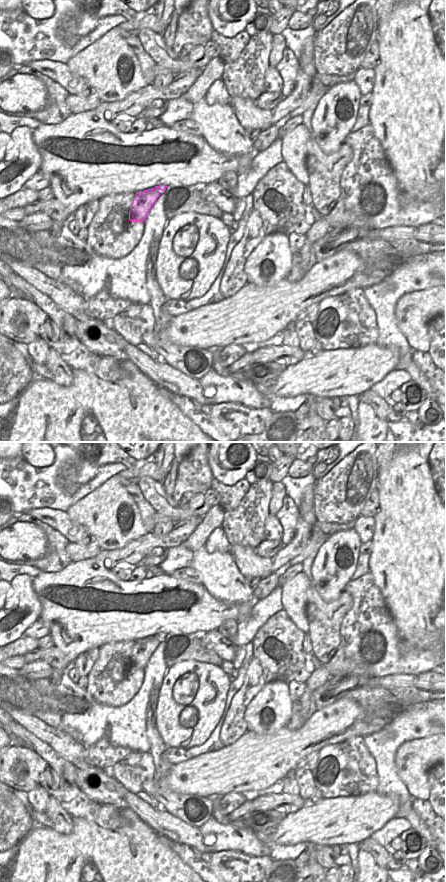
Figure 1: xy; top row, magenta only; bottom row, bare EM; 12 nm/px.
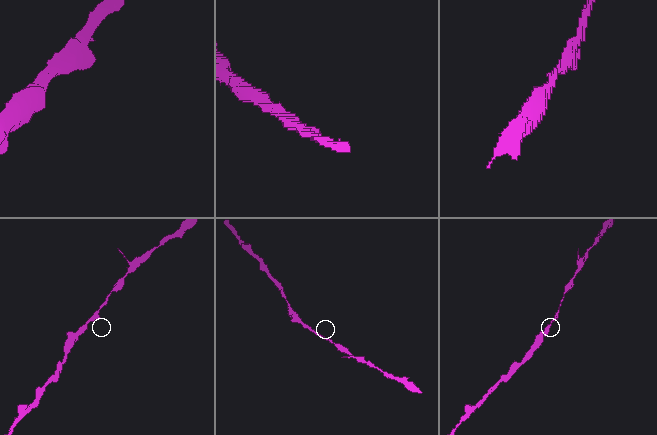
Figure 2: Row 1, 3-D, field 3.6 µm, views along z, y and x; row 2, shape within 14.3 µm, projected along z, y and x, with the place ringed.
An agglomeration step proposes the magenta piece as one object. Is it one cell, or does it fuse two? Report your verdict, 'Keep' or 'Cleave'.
Keep

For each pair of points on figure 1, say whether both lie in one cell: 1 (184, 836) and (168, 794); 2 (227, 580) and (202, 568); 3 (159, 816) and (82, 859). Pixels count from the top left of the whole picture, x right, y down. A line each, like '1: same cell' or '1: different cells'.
1: different cells
2: same cell
3: different cells

